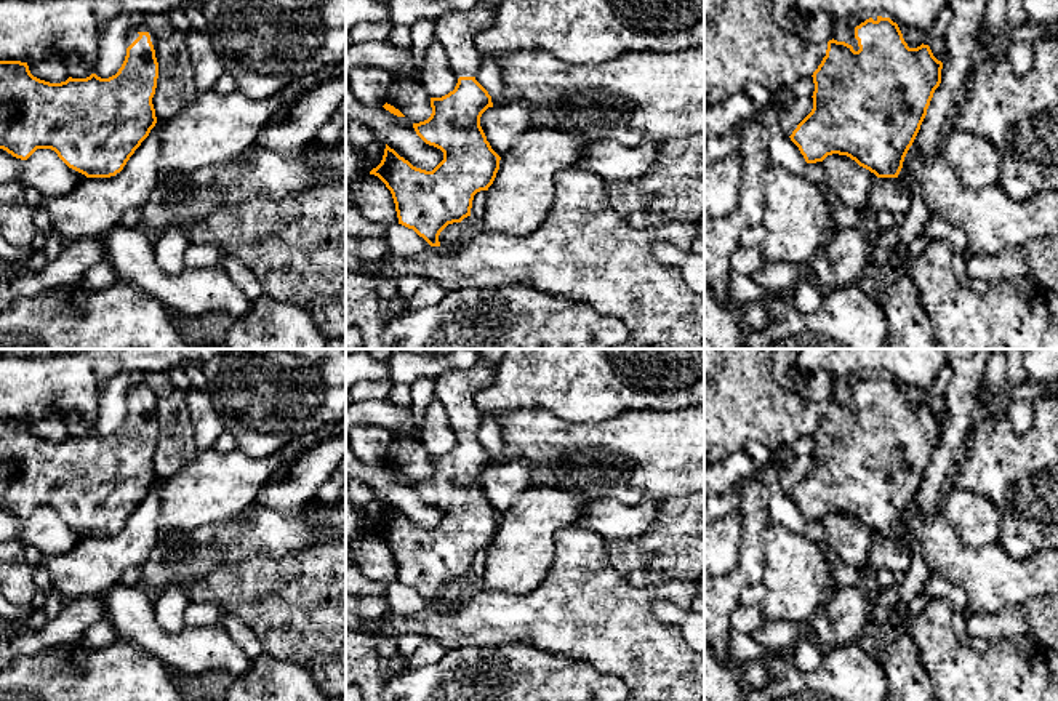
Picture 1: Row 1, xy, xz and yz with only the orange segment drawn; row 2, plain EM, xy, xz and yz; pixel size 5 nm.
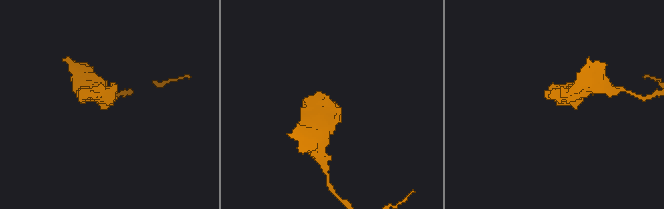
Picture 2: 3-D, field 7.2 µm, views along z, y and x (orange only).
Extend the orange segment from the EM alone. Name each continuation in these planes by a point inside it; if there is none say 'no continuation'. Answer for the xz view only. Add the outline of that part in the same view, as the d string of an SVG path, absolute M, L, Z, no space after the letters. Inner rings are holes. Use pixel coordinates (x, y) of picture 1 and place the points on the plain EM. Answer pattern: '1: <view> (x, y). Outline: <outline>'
1: xz (455, 389). Outline: M479 352L471 370L451 370L434 379L434 397L442 403L453 432L475 435L482 413L475 394L495 381L496 365Z

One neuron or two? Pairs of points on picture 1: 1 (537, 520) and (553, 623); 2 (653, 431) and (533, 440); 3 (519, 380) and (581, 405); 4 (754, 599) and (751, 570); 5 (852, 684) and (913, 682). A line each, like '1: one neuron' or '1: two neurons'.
1: two neurons
2: one neuron
3: one neuron
4: two neurons
5: two neurons

